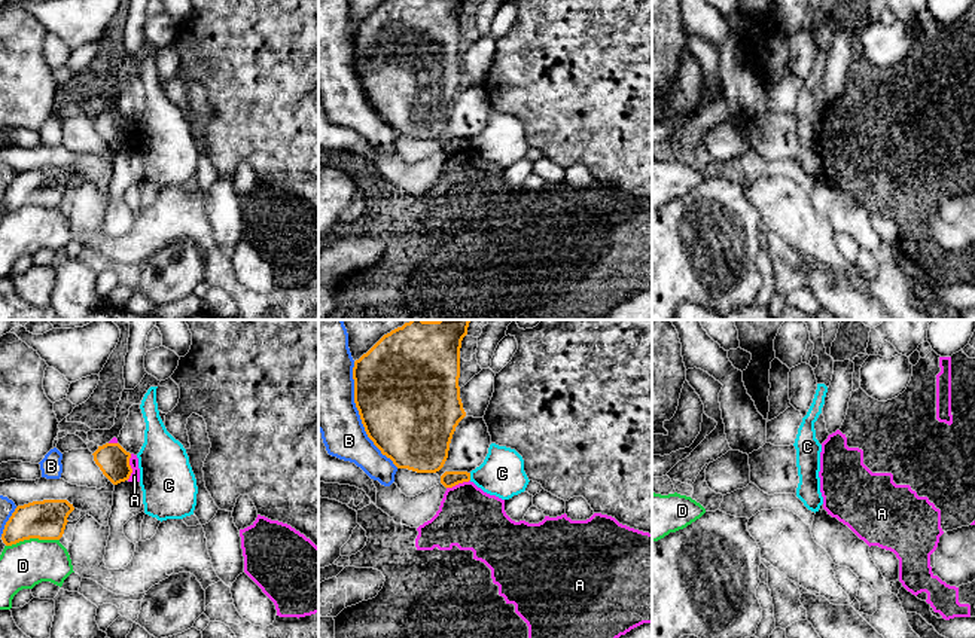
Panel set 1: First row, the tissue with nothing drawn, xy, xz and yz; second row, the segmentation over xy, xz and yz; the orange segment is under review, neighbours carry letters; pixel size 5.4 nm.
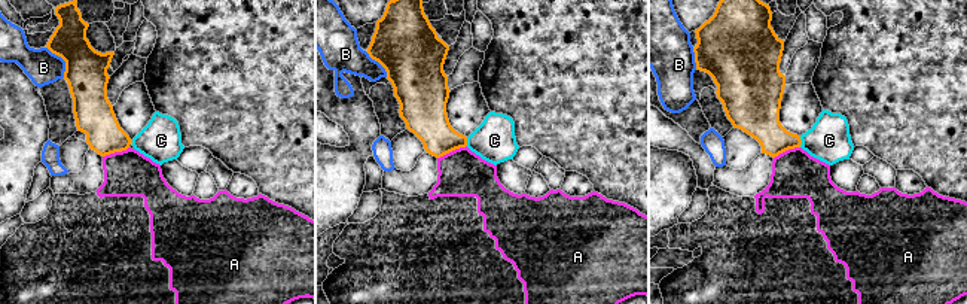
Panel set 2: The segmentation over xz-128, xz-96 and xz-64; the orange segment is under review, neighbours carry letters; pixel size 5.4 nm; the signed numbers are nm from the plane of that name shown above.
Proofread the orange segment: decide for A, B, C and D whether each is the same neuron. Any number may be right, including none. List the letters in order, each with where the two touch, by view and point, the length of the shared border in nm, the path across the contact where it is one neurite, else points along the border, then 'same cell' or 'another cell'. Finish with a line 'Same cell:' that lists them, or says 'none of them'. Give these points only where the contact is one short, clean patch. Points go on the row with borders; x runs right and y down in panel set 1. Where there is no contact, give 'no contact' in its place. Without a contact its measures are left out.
A: contact xy (130, 467); length 150 nm; another cell
B: contact xz (359, 414); length 600 nm; another cell
C: contact xz (469, 476); length 40 nm; border xz (469, 473), (471, 479); another cell
D: contact xy (32, 537); length 300 nm; another cell
Same cell: none of them

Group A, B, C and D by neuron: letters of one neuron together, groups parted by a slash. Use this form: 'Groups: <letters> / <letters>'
Groups: A / B / C / D

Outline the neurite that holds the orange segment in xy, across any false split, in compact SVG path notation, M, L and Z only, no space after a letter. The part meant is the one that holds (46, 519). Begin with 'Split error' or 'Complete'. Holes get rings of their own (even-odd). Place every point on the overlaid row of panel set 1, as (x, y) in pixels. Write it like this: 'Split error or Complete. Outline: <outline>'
Complete. Outline: M43 500L18 506L4 525L1 540L6 546L30 538L60 540L73 510L73 504L67 500Z

